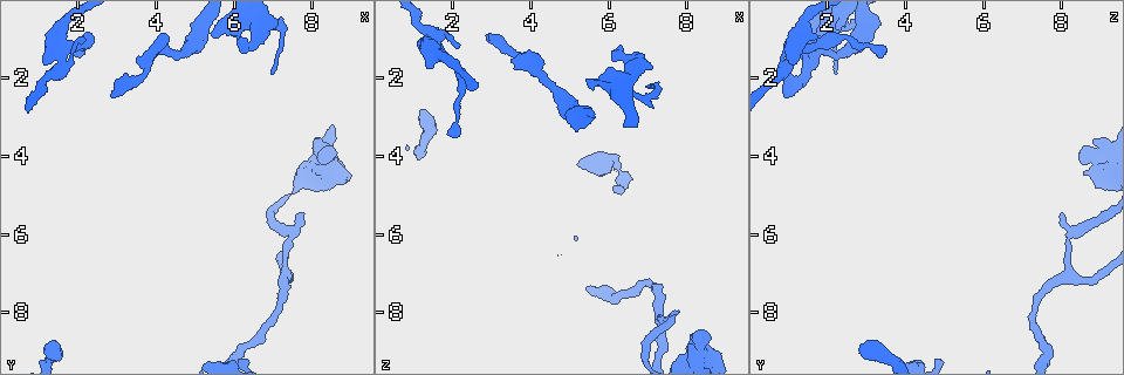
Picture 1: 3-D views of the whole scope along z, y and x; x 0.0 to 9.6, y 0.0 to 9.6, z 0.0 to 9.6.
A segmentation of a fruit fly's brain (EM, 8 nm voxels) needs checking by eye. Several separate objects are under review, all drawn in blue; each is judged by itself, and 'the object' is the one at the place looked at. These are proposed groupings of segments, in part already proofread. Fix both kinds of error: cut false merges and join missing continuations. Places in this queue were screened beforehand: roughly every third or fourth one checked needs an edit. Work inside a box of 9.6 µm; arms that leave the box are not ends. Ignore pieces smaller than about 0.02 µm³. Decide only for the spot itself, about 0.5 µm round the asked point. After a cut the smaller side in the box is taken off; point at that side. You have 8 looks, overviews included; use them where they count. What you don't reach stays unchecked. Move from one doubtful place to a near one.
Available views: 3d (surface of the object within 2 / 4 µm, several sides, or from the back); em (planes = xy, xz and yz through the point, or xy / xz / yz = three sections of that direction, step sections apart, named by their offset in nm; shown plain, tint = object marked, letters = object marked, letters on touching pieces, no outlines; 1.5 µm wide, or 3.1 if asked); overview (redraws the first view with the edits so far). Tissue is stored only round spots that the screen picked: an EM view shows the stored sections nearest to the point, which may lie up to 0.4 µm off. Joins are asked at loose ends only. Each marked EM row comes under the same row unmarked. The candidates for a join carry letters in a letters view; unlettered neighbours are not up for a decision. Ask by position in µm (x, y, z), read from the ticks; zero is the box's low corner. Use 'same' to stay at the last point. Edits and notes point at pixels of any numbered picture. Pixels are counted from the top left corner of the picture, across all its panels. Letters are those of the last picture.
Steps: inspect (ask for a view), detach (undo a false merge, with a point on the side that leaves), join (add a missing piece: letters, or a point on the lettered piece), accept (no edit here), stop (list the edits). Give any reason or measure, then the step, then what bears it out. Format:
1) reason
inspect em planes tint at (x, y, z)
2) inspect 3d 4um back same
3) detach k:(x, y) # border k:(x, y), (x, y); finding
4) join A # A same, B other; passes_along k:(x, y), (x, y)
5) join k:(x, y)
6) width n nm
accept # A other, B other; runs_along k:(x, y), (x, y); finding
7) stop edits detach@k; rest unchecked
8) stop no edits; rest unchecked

sharp bend
inspect em yz step 8 tint at (6.40, 1.20, 1.50)

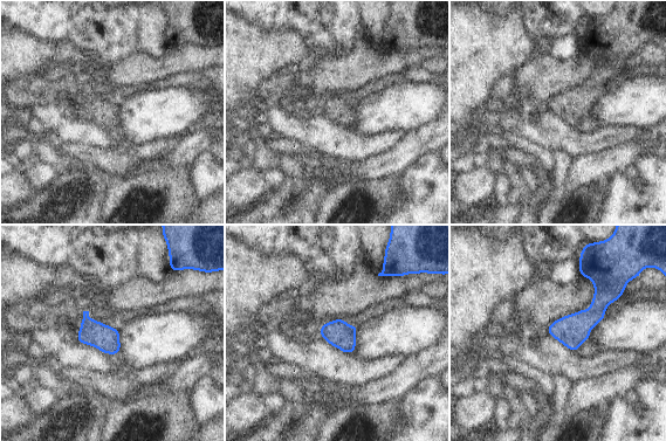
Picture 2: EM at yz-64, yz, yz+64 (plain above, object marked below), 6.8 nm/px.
inspect em yz step 8 letters same

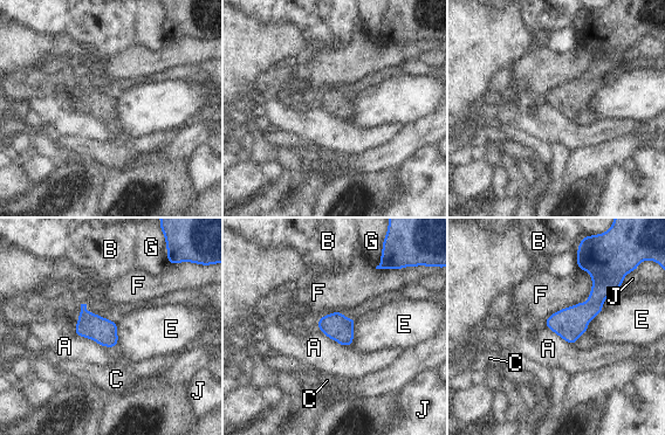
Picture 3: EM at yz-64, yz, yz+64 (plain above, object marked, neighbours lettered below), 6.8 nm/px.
width 180 nm
accept # A other, B other, C other, E other, F other, G other, J other; border 3:(79, 335), (102, 345), (116, 347); all the same neuron

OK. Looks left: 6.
tapers out
inspect 3d 4um at (1.85, 1.25, 3.40)

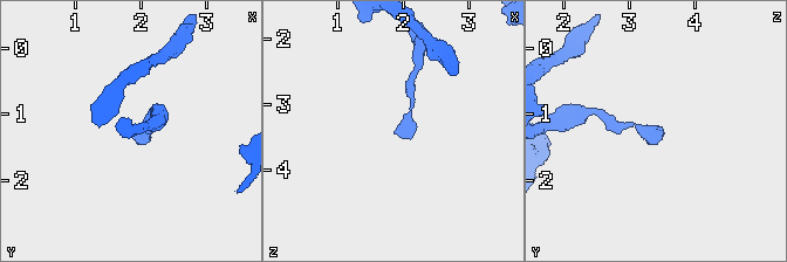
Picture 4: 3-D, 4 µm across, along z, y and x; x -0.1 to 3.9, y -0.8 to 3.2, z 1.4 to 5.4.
now the EM
inspect em xz step 8 letters at (1.85, 1.30, 3.45)

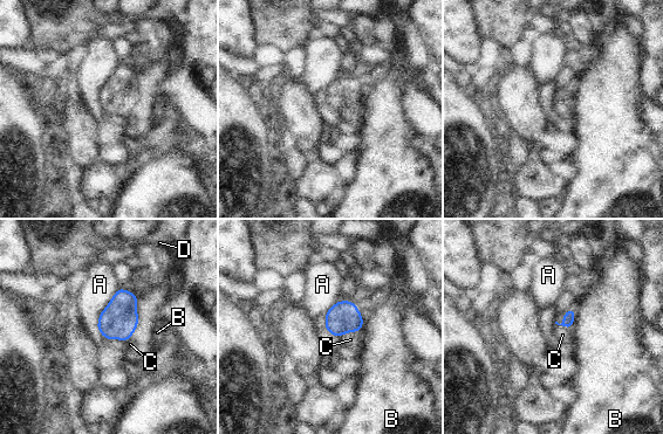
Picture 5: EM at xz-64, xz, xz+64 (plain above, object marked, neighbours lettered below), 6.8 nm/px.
accept # A other, B other, C other, D other; border 5:(118, 287), (98, 317), (101, 335); none of them fits

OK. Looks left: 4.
abrupt turn
inspect 3d 4um at (7.40, 5.95, 8.45)

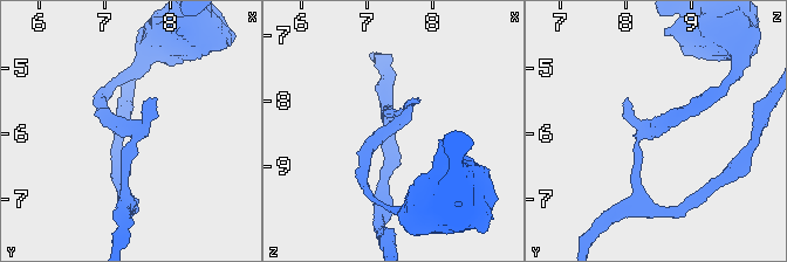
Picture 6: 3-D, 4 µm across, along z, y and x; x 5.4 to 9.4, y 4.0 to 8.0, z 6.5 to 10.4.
inspect em planes letters at (7.45, 5.95, 8.35)

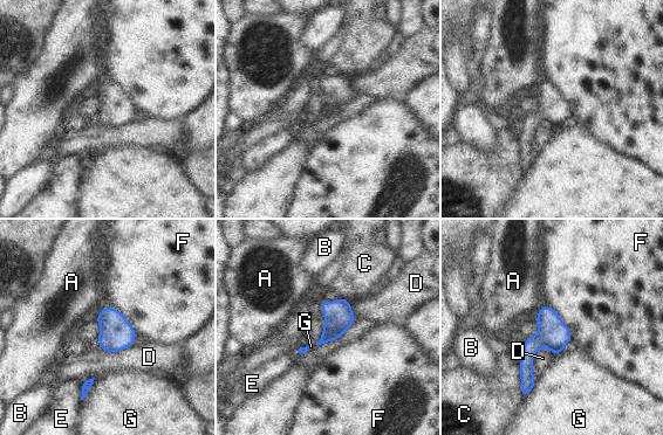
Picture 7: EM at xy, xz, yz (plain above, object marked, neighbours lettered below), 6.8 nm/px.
longest_contact F 300 nm
accept # A other, B other, C other, D other, E other, F other, G other; border 7:(547, 305), (567, 326), (572, 339); continuous, no second neuron

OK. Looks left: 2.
stop no edits; rest unchecked

